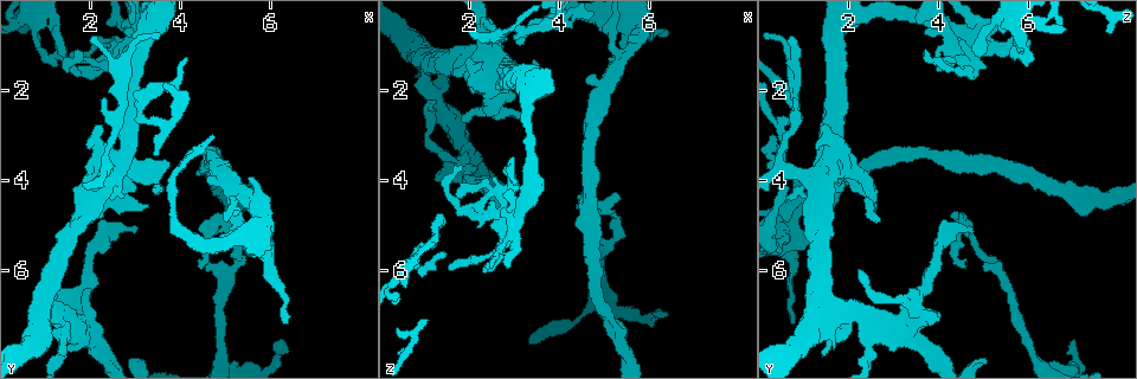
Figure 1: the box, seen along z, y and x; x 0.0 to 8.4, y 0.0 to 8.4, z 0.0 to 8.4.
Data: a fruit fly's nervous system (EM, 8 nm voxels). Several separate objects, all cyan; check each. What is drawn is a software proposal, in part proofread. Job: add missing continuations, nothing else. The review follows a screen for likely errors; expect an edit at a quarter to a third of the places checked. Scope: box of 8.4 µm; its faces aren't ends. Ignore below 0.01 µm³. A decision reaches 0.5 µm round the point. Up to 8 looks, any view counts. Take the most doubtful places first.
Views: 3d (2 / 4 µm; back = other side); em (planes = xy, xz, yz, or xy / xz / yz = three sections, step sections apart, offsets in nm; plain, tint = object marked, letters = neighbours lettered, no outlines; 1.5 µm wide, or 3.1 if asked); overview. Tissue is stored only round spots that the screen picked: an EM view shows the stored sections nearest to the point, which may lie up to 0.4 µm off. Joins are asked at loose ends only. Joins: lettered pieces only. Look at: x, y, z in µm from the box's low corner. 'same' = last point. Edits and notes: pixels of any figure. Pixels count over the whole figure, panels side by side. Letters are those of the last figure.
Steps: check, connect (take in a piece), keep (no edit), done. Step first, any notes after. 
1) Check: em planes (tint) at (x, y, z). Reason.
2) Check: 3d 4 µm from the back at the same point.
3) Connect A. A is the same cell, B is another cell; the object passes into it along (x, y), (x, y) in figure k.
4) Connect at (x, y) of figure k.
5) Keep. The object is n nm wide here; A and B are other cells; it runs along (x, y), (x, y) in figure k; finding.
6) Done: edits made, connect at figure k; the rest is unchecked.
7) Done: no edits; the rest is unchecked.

Check: 3d 2 µm from the back at (6.05, 7.65, 6.90). Free end.

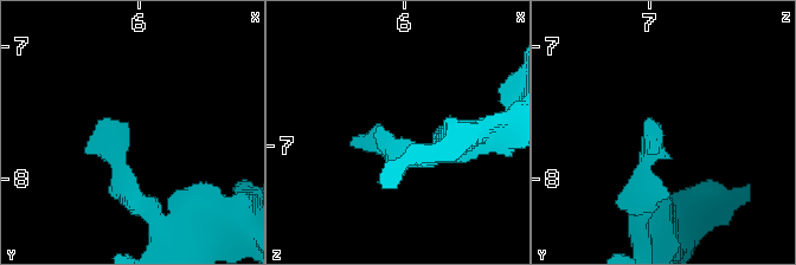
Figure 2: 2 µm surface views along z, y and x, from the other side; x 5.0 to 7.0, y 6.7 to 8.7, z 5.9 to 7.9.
Check: em planes (letters) at (6.08, 7.60, 6.92).

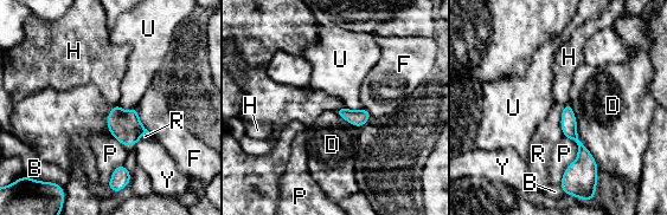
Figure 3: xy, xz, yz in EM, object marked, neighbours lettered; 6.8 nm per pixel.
Keep. B, D, F, H, P, R, U and Y are other cells; no lettered piece goes on from it.

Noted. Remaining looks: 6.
Check: em planes (letters) at (1.30, 5.95, 2.30). Thin end.

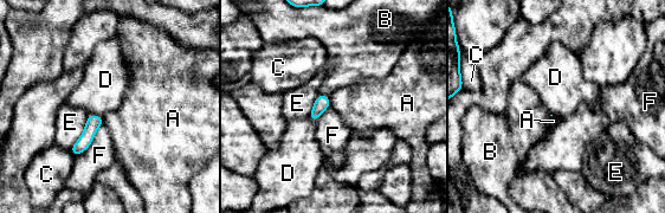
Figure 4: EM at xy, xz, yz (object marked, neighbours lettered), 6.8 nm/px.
Keep. A, B, C, D, E and F are other cells; it runs along (98, 118), (76, 152) in figure 4; none of them fits.

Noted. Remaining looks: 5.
Check: em xz step 8 (letters) at (2.25, 2.80, 1.40). An open end.

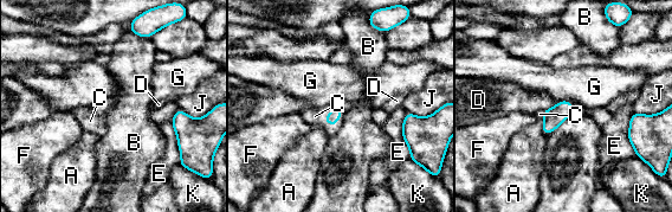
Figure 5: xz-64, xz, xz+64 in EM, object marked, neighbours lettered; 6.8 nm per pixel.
Check: em planes (letters) at the same point. Cut it another way.

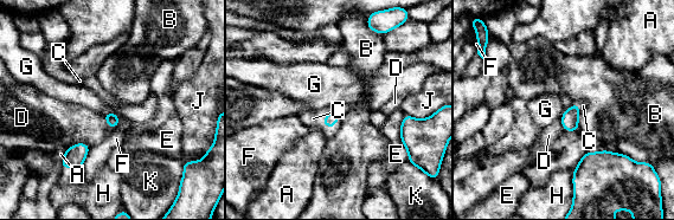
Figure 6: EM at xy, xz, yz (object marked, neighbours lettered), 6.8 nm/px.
Connect C. The longest contact is with E, 260 nm; C is the same cell, A, B, D, E, F, G, H, J and K are other cells; the neuron continues.

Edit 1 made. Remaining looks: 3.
Done: edits made, connect at figure 6; the rest is unchecked.

